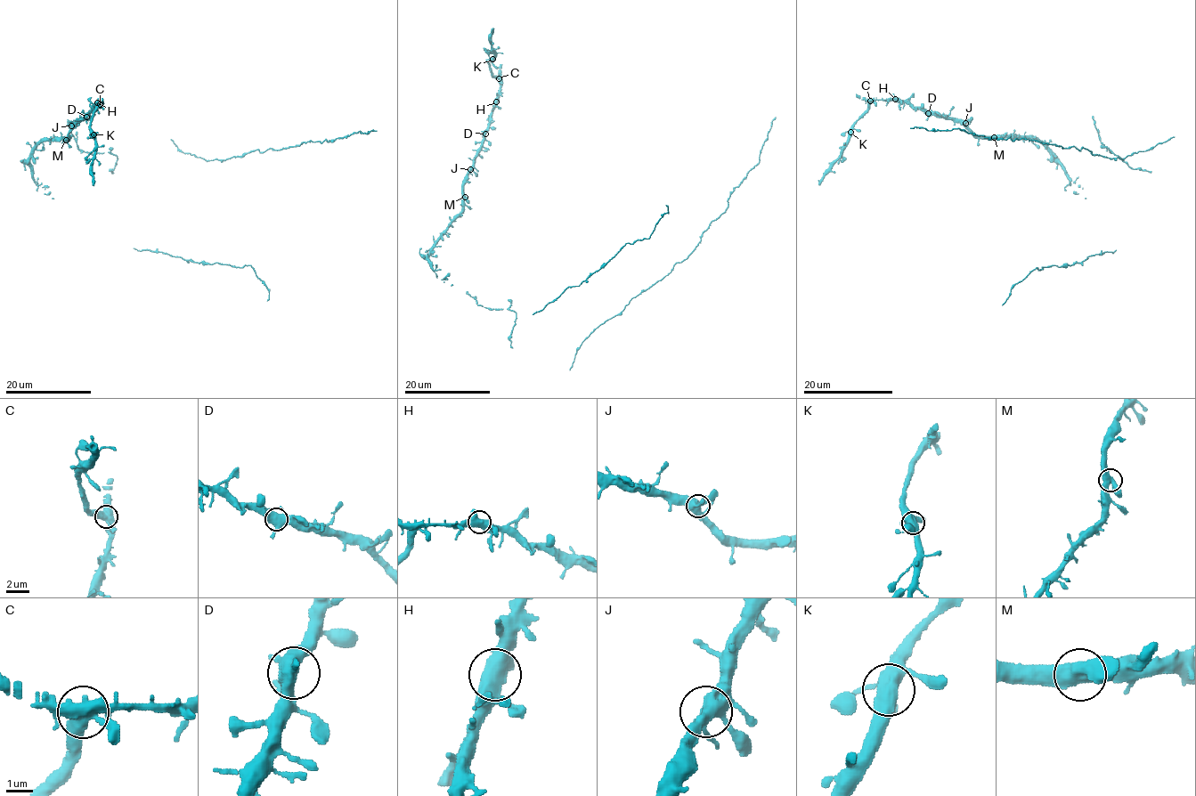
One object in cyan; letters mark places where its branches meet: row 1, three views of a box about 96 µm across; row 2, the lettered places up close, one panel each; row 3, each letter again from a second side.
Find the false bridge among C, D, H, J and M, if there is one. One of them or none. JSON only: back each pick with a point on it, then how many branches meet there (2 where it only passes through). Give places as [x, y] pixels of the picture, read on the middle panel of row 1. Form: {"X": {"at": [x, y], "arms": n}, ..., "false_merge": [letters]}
{"C": {"at": [499, 78], "arms": 5}, "false_merge": ["C"]}

